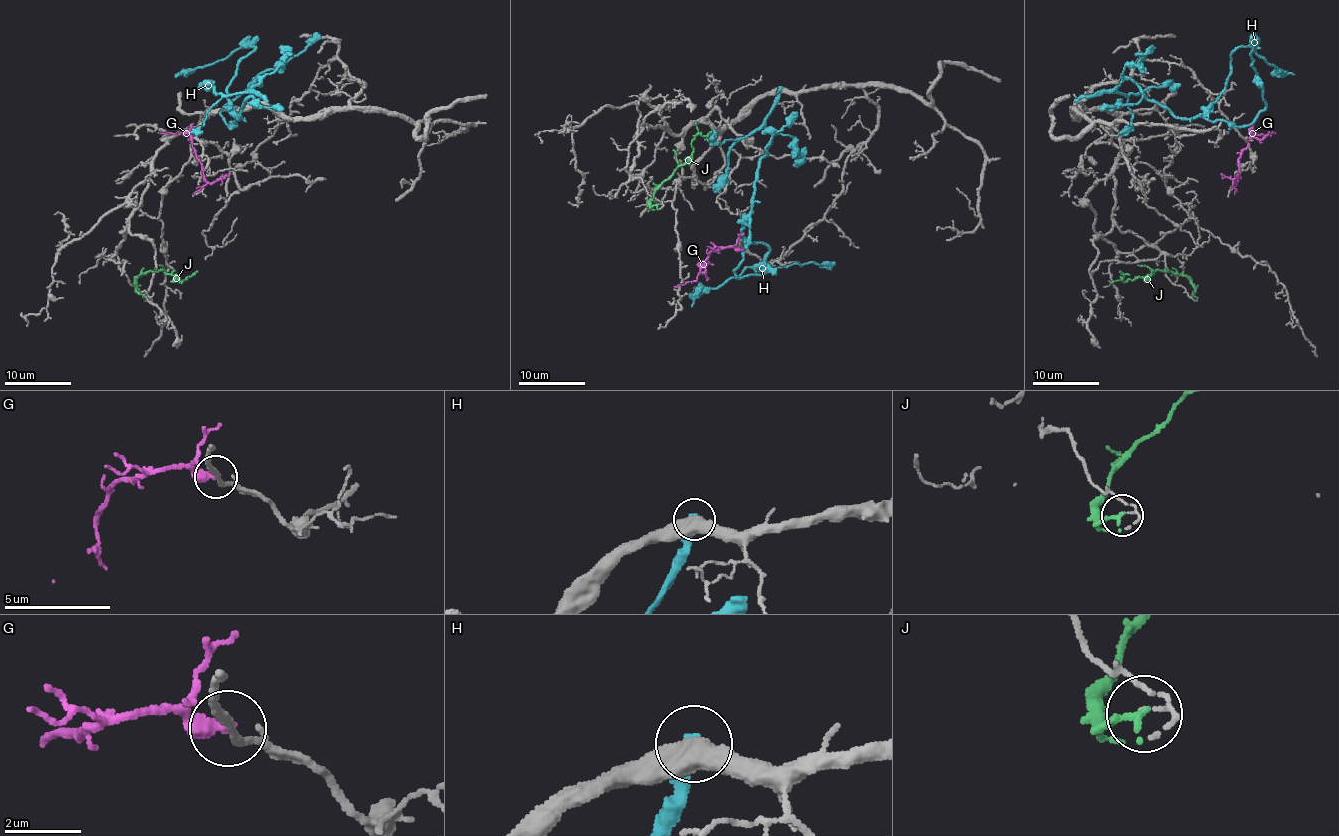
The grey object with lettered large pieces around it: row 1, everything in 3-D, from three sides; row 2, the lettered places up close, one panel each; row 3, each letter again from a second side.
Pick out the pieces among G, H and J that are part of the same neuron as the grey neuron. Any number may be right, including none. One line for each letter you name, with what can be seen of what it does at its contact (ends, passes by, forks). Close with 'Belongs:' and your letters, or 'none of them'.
Belongs: none of them

